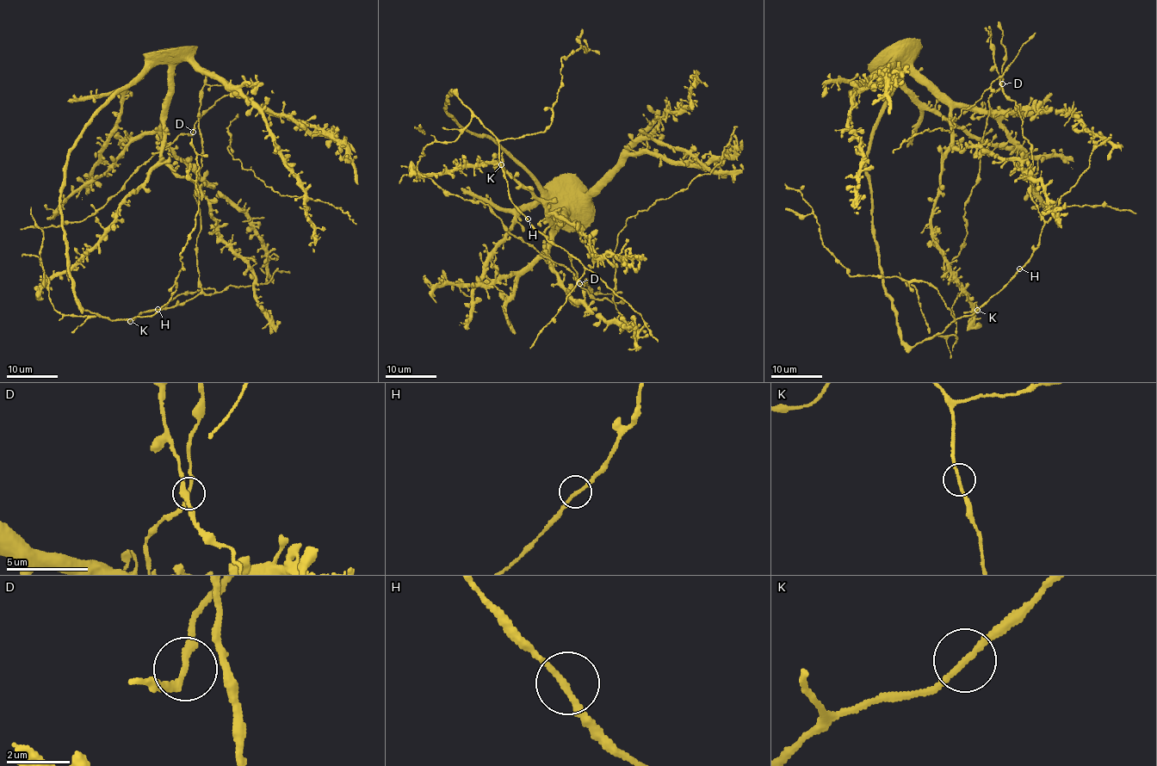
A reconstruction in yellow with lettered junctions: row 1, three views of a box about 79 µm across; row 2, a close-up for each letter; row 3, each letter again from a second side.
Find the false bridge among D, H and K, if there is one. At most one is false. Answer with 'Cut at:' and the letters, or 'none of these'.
Cut at: none of these

